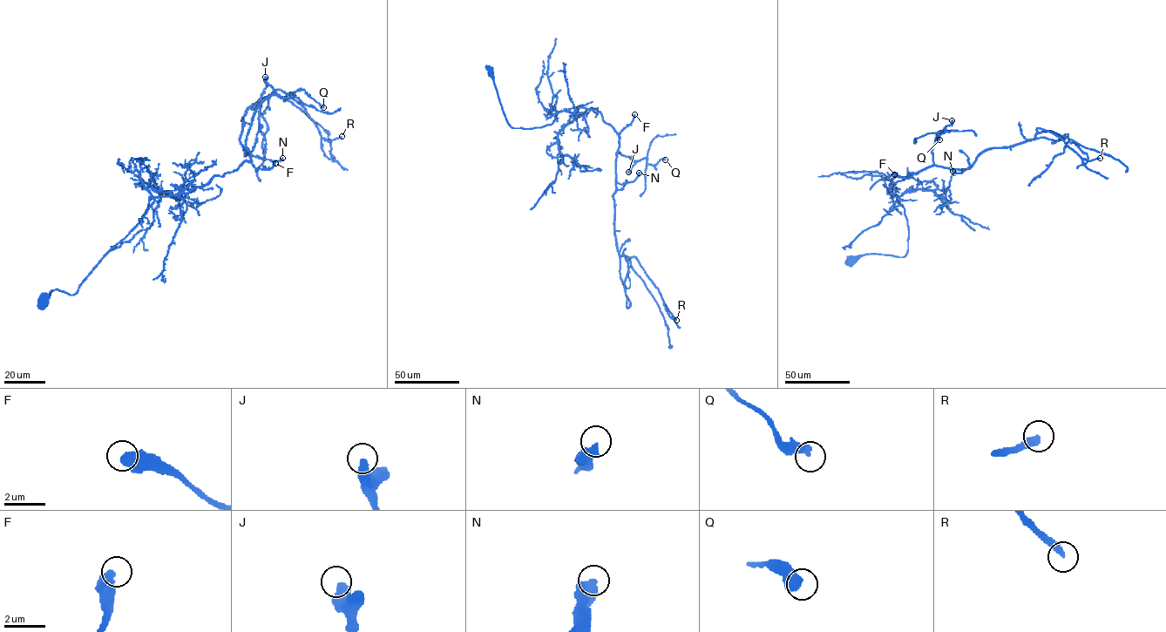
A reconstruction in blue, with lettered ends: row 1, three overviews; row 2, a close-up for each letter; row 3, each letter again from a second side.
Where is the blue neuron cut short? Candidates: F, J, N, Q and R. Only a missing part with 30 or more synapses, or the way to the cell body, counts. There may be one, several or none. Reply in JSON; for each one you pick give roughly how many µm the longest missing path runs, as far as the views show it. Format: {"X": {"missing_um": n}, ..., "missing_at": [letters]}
{"R": {"missing_um": 25}, "missing_at": ["R"]}

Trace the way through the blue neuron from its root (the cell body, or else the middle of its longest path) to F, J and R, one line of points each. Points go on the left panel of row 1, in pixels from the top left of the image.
F: (45, 298), (55, 289), (73, 295), (140, 220), (151, 196), (186, 193), (245, 161), (262, 169), (275, 163)
J: (45, 298), (73, 295), (151, 196), (186, 193), (250, 159), (254, 111), (277, 94), (265, 77)
R: (45, 298), (73, 295), (151, 196), (186, 193), (249, 161), (242, 118), (275, 90), (322, 138), (342, 136)

